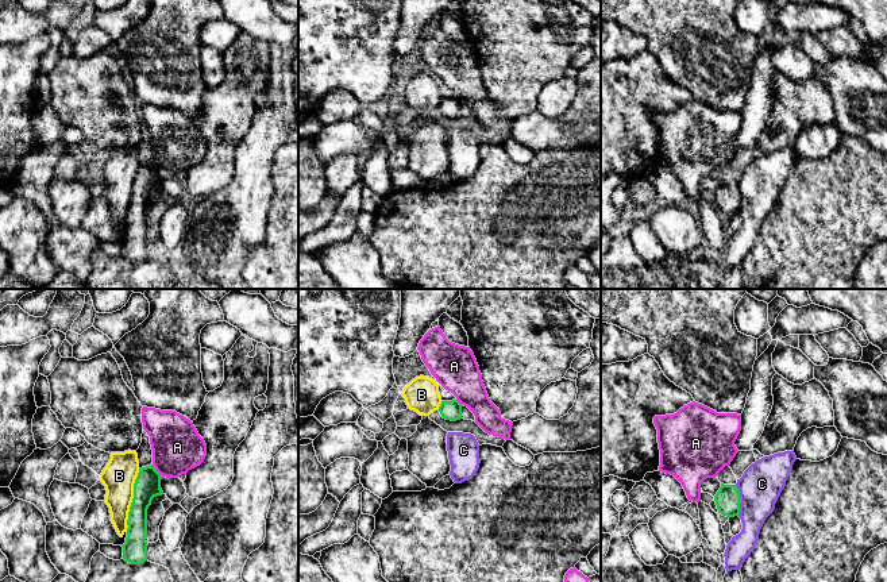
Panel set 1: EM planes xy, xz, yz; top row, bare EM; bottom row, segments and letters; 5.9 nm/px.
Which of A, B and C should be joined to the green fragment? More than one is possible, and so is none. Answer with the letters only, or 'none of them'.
none of them

